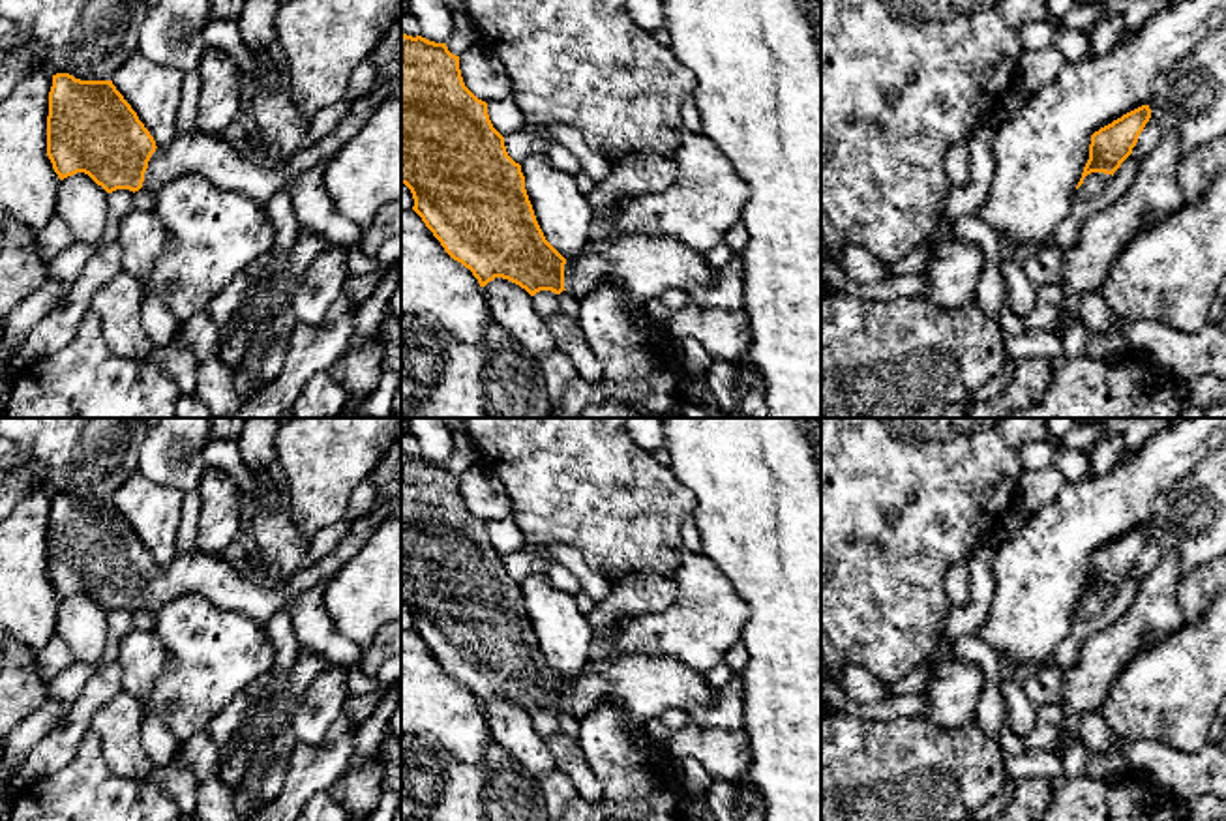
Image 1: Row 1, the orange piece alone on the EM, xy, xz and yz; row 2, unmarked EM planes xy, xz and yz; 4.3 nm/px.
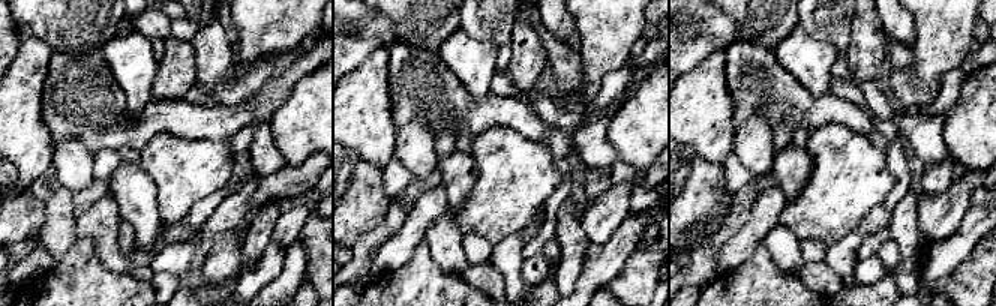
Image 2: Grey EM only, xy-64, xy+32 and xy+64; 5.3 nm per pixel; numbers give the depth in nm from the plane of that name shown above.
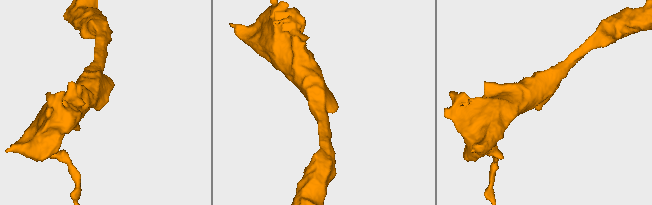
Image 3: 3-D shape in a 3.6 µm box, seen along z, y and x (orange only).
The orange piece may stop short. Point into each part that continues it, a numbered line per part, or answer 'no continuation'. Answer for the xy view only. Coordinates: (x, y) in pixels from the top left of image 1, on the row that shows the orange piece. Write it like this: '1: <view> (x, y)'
1: xy (210, 156)

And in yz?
1: yz (1095, 182)

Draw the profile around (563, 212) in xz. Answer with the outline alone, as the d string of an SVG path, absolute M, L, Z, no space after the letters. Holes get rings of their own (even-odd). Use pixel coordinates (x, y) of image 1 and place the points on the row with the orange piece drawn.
M544 150L521 163L525 189L546 240L568 261L591 240L592 210L576 176L549 163Z

